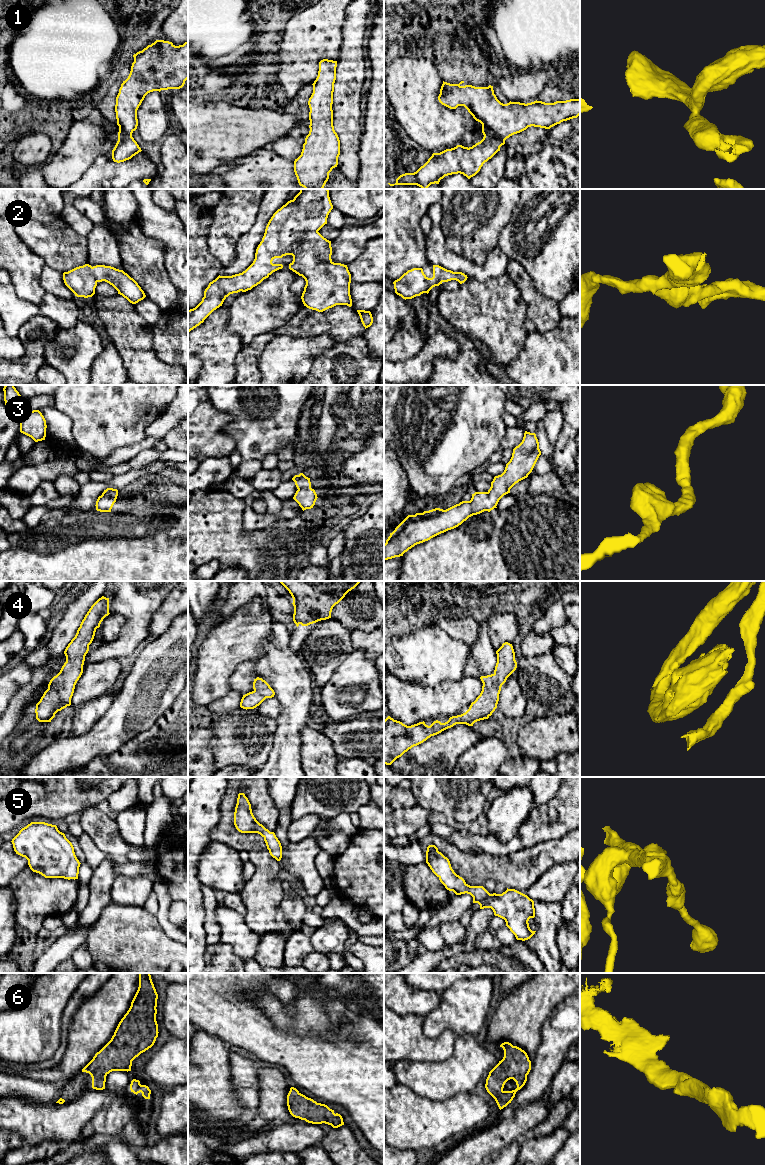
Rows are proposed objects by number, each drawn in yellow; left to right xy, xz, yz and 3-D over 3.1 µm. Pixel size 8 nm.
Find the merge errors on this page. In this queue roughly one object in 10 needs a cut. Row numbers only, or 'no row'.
no row

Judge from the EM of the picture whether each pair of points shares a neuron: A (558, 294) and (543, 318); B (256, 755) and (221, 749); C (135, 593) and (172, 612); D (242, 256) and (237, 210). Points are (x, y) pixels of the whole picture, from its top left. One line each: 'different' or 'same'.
A: different
B: same
C: different
D: different

